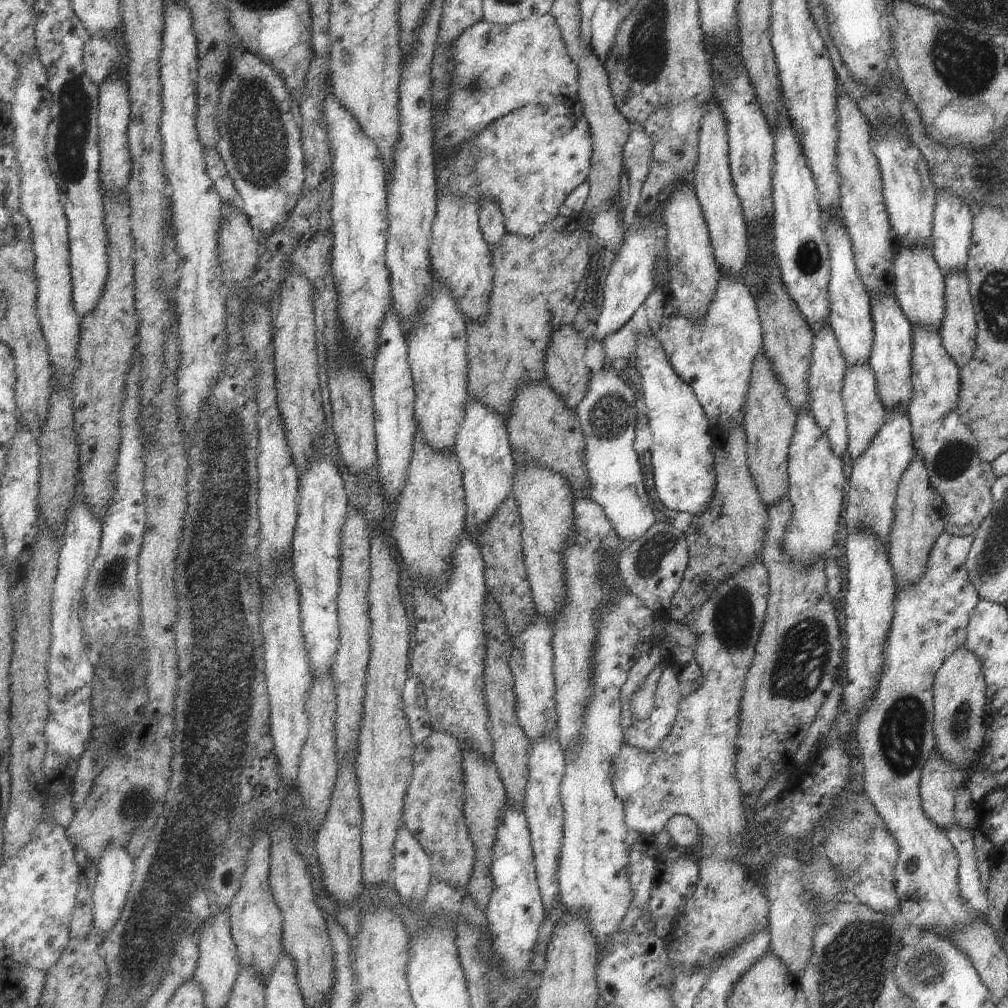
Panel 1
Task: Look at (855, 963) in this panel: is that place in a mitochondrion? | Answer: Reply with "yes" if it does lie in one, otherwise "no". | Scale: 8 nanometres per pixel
yes

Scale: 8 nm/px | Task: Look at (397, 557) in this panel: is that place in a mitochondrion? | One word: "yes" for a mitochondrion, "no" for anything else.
no

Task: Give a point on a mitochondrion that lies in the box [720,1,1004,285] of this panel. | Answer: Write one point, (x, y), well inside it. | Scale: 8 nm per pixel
(966, 63)

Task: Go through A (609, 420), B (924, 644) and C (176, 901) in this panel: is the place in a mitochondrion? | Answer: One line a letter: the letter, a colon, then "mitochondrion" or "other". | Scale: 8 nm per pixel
A: mitochondrion
B: other
C: mitochondrion

